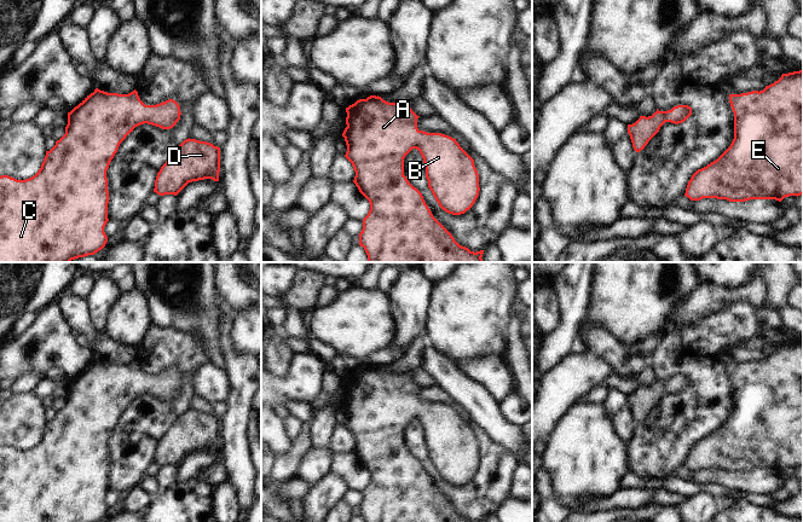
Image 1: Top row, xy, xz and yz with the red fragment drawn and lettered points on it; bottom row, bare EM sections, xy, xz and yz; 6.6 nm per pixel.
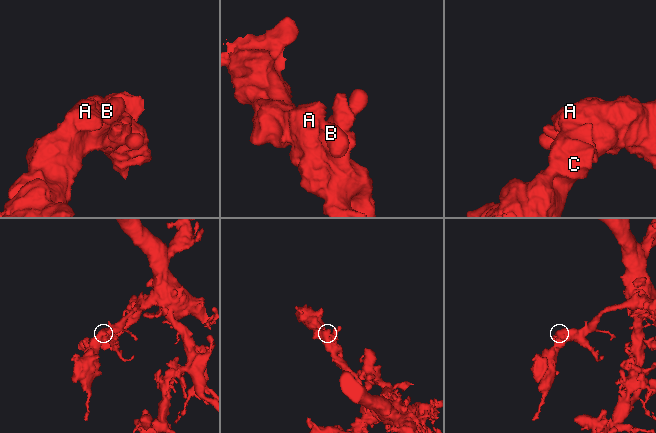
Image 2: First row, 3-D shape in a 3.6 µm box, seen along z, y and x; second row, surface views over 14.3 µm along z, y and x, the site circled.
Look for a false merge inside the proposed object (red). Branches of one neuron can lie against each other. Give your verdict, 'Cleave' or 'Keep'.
Keep.

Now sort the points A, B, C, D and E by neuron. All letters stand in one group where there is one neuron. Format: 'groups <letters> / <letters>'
groups A B C D E

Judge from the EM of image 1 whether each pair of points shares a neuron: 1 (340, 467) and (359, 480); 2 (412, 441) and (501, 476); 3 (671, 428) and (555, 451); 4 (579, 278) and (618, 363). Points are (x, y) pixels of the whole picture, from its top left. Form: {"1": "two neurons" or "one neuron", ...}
{"1": "one neuron", "2": "one neuron", "3": "two neurons", "4": "two neurons"}

